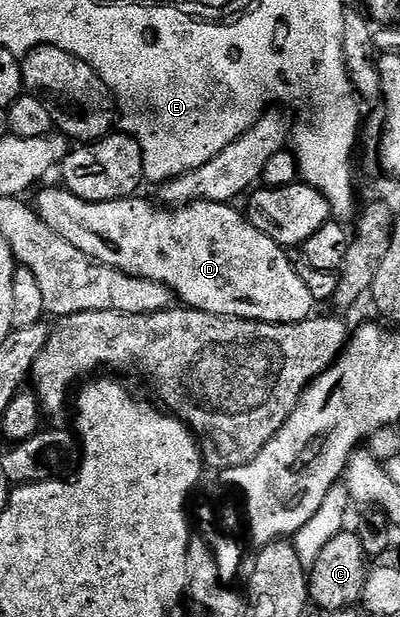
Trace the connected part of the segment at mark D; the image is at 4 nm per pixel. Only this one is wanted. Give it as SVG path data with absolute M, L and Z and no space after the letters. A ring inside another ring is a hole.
M64 187L44 188L40 189L35 208L43 222L98 264L169 288L182 305L235 320L257 320L261 324L297 324L314 315L311 290L307 290L303 278L299 278L286 249L267 238L267 234L259 231L242 213L240 216L236 207L199 201L170 210L165 206L156 208L151 201L142 198L89 204Z

